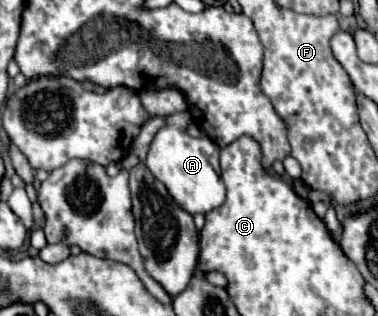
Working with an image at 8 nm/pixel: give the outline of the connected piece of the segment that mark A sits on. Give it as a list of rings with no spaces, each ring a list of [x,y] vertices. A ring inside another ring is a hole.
[[[189,112],[167,116],[167,126],[163,126],[149,148],[147,168],[161,180],[173,200],[189,214],[207,214],[225,200],[225,184],[219,178],[219,148],[211,140],[193,138],[185,132],[191,120]]]

